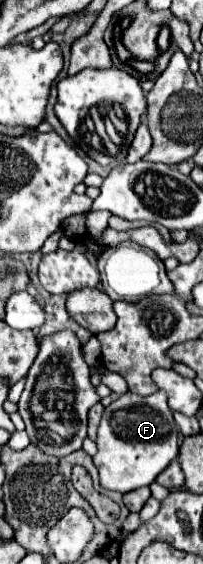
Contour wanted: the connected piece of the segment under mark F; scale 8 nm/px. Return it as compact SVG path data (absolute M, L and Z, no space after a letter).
M157 391L149 397L125 393L105 407L97 433L97 453L93 455L103 489L129 493L133 489L151 485L155 477L177 457L177 453L177 425L165 393Z

